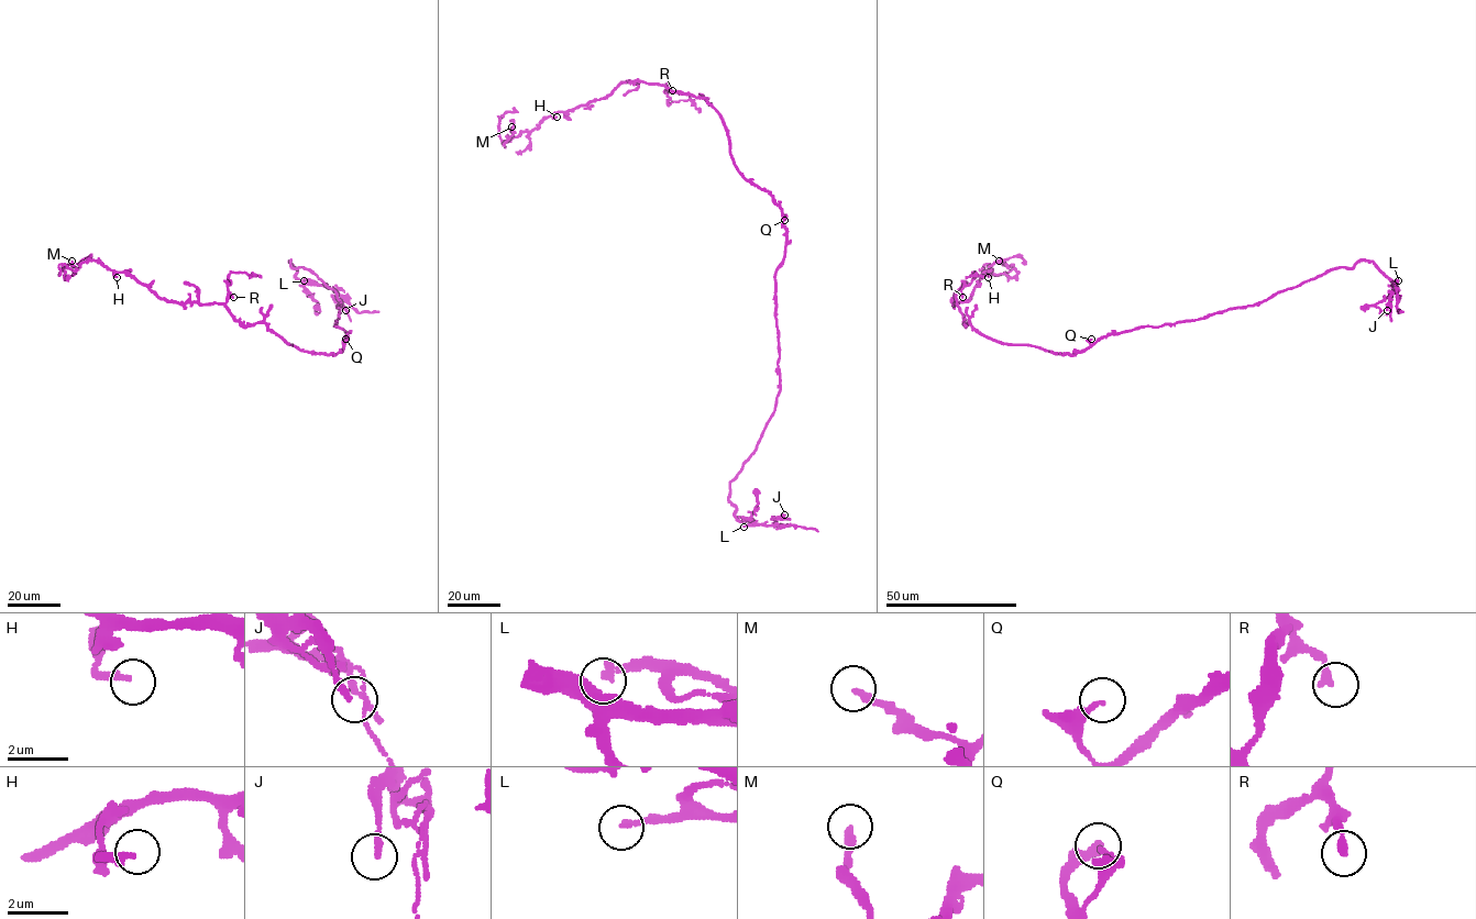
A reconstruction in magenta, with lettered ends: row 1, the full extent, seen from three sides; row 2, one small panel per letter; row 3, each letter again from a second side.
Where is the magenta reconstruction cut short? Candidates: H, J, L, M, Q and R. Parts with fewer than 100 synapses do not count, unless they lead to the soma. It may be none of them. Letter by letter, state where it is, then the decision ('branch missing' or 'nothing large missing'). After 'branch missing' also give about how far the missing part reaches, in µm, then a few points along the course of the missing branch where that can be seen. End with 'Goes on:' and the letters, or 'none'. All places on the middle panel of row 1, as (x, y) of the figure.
H: at (557, 117); nothing large missing
J: at (784, 515); nothing large missing
L: at (744, 527); branch missing; about 45 µm are missing; missing branch runs (744, 527), (731, 534), (727, 545), (717, 550), (724, 555), (726, 572), (741, 565)
M: at (511, 126); nothing large missing
Q: at (784, 220); nothing large missing
R: at (672, 90); nothing large missing
Goes on: L

